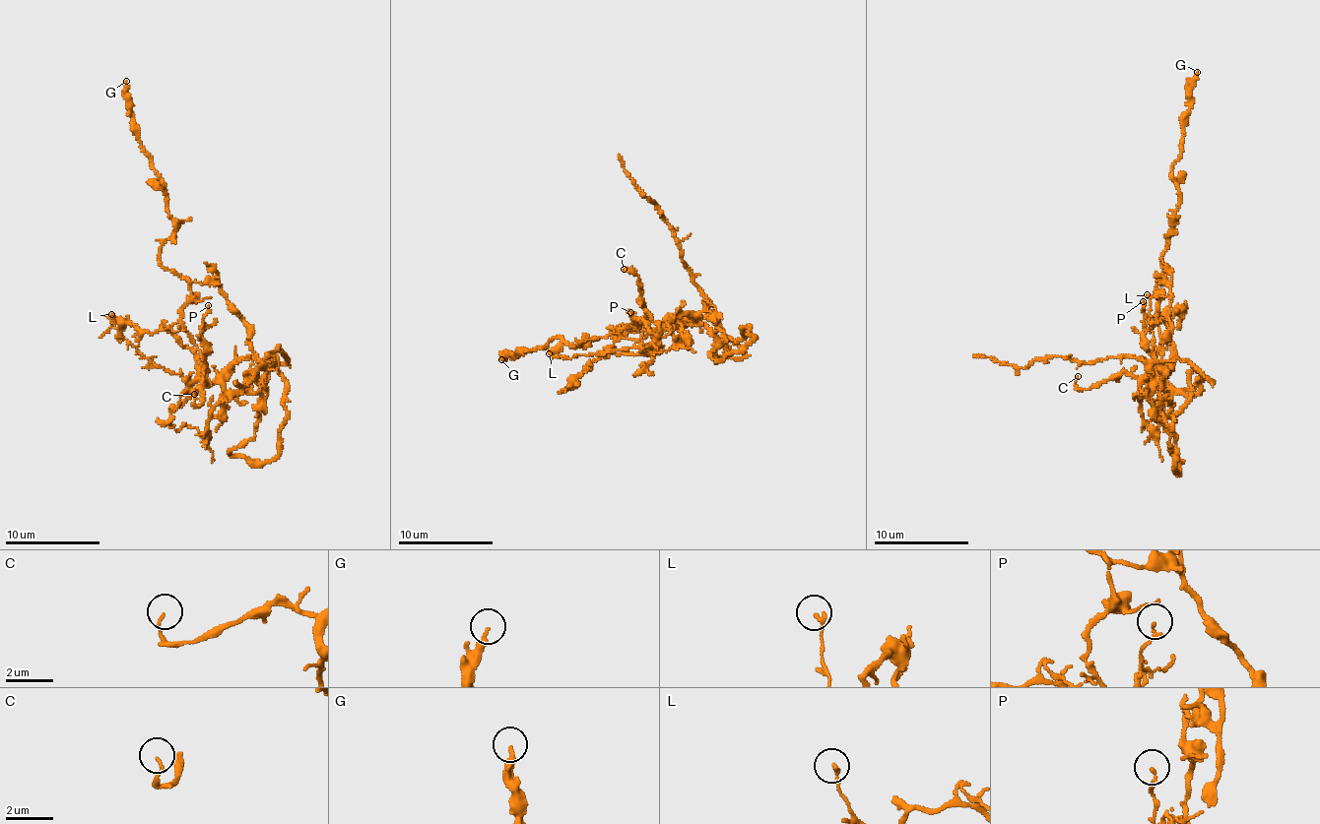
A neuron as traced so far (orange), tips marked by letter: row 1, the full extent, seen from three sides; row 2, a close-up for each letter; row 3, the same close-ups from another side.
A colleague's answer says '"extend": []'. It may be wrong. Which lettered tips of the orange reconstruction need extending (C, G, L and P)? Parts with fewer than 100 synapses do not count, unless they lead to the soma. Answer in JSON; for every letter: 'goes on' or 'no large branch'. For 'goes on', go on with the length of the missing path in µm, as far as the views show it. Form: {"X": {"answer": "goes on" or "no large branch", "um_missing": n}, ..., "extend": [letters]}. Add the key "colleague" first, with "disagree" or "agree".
{"colleague": "agree", "C": {"answer": "no large branch"}, "G": {"answer": "no large branch"}, "L": {"answer": "no large branch"}, "P": {"answer": "no large branch"}, "extend": []}

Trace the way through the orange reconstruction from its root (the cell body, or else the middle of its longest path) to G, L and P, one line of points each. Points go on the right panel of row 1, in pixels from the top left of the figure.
G: (1162, 348), (1171, 294), (1156, 278), (1175, 231), (1178, 184), (1171, 168), (1180, 153), (1197, 72)
L: (1162, 348), (1160, 378), (1144, 390), (1140, 389), (1144, 380), (1160, 376), (1152, 353), (1154, 320), (1147, 294)
P: (1162, 348), (1160, 378), (1144, 390), (1140, 389), (1144, 380), (1155, 376), (1154, 356), (1145, 341), (1143, 301)

